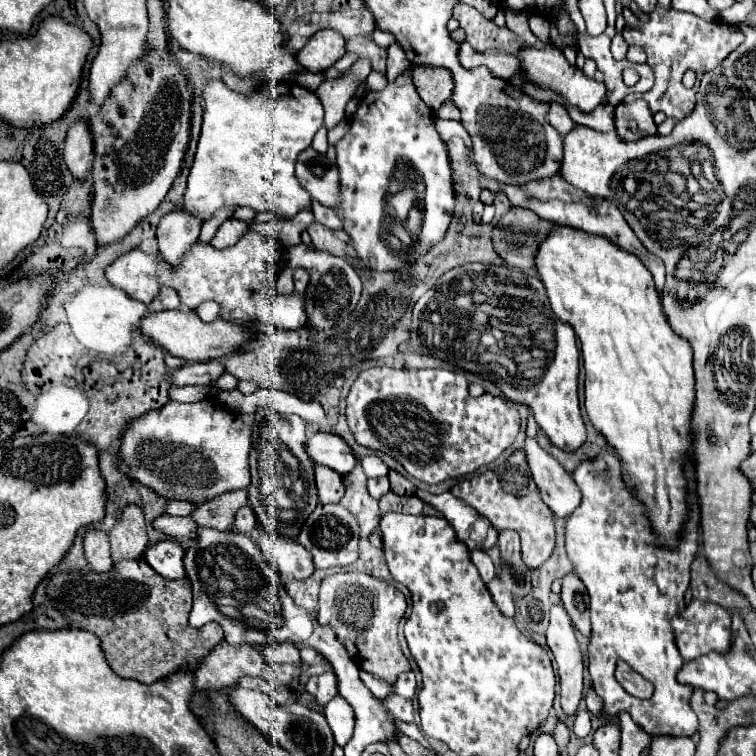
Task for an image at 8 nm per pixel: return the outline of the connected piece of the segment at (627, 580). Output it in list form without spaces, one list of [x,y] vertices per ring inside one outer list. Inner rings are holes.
[[[612,449],[600,453],[594,461],[582,463],[574,471],[574,481],[582,491],[580,507],[566,519],[566,551],[574,563],[576,575],[588,589],[590,595],[590,613],[592,613],[592,639],[588,645],[590,651],[590,677],[596,685],[596,693],[604,699],[604,711],[618,715],[620,711],[628,711],[630,717],[648,733],[648,735],[674,735],[674,737],[692,737],[698,731],[698,717],[690,707],[690,697],[694,687],[682,685],[676,681],[676,671],[682,667],[682,657],[676,649],[670,619],[684,609],[684,591],[690,583],[690,563],[698,551],[698,523],[700,523],[700,507],[694,507],[690,513],[690,523],[686,525],[684,537],[680,539],[676,549],[664,549],[652,545],[656,539],[652,529],[648,527],[648,519],[644,517],[642,503],[626,489],[622,479],[620,459]],[[616,661],[626,661],[634,671],[654,683],[654,695],[648,701],[636,699],[628,695],[620,683],[614,679]]]

